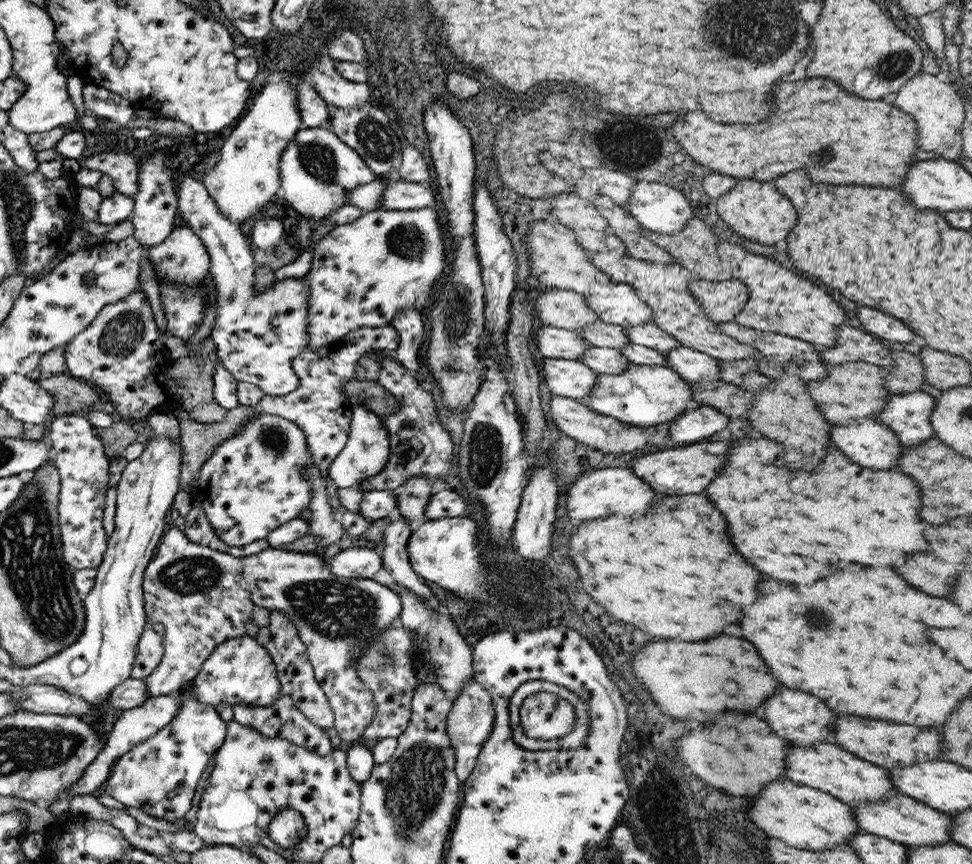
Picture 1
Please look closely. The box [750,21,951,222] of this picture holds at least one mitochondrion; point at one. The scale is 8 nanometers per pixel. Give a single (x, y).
(892, 66)

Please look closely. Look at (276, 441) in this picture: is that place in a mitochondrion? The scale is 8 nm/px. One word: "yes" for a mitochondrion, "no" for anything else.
yes

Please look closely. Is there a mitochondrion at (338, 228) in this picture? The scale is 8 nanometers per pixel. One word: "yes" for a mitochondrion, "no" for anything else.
no

